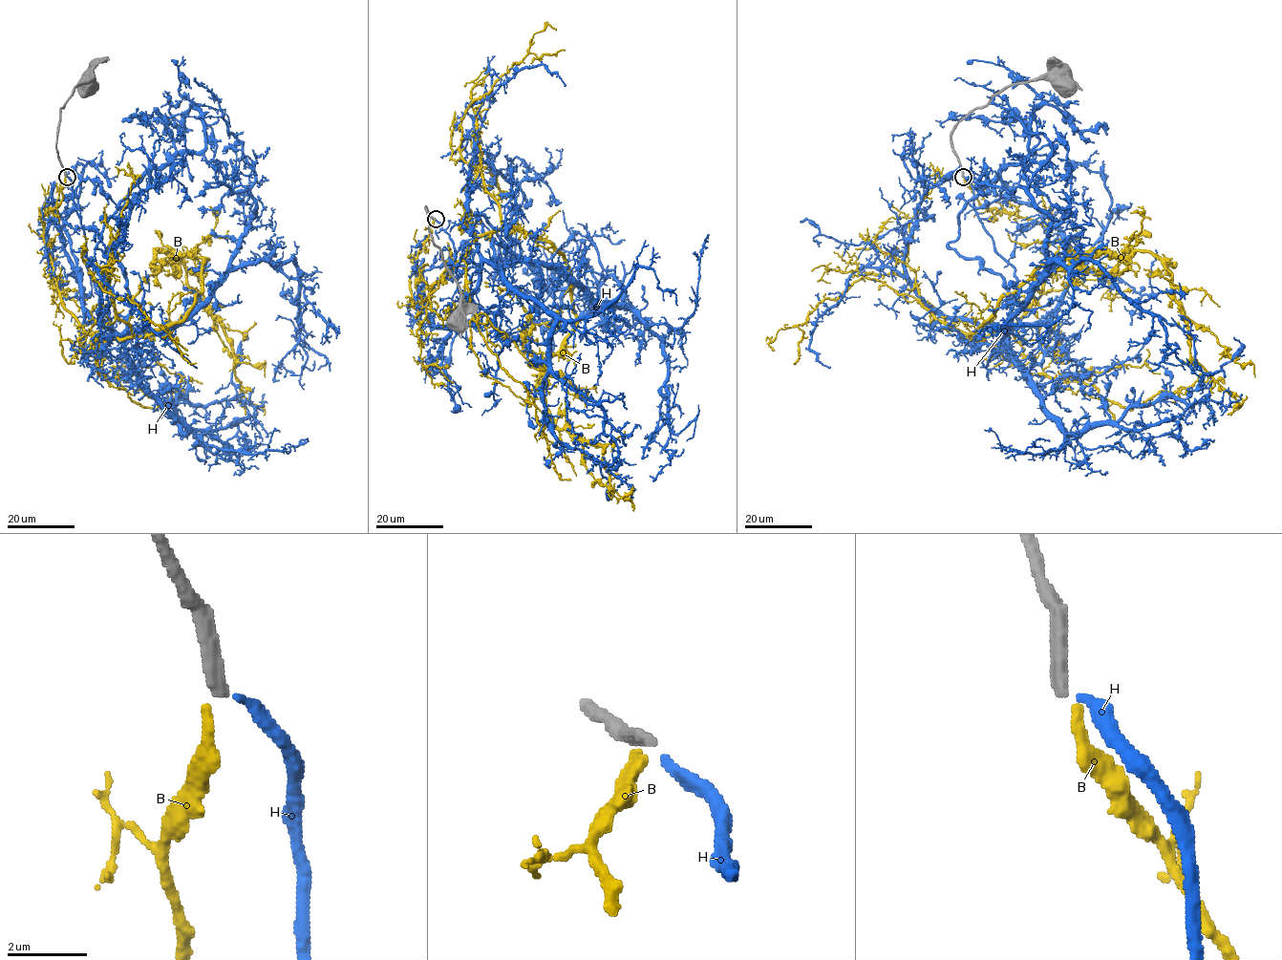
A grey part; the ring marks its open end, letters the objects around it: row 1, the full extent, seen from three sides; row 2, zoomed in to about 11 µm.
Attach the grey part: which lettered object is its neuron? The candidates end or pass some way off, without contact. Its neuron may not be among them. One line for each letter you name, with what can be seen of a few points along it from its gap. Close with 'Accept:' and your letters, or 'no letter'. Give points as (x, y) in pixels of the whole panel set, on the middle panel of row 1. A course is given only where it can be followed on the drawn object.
H: it runs (436, 220), (457, 270), (500, 266), (465, 204), (547, 287), (573, 284), (558, 297), (548, 291), (544, 222)
Accept: H

